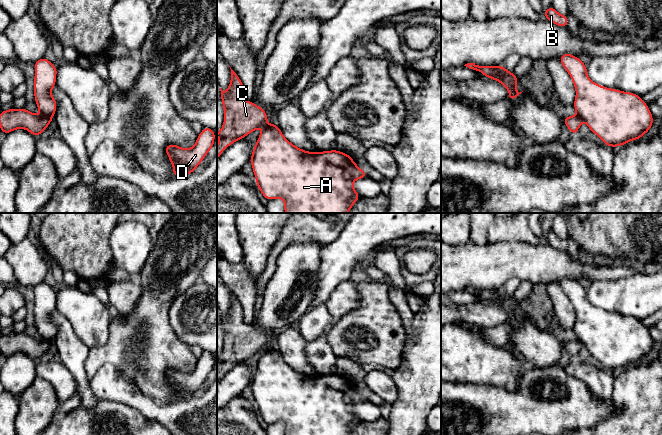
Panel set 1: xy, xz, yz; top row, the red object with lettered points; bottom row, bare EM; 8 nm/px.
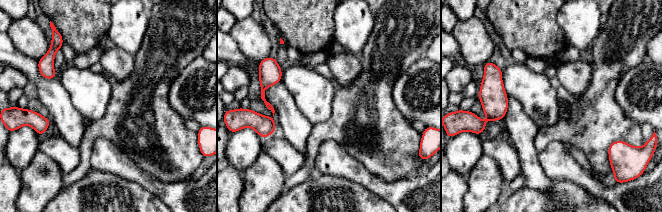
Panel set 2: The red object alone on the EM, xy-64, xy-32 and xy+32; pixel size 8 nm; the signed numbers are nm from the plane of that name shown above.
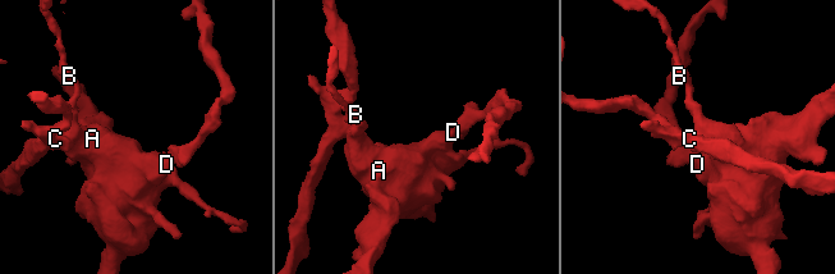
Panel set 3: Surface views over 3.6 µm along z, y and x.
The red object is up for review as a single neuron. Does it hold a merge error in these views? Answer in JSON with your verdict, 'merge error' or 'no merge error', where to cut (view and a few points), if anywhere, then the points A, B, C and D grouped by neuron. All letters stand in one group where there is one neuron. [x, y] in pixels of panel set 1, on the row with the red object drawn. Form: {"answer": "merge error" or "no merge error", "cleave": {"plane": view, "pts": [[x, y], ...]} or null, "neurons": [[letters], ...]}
{"answer": "merge error", "cleave": {"plane": "xy", "pts": [[41, 115], [50, 121]]}, "neurons": [["A", "B", "D"], ["C"]]}

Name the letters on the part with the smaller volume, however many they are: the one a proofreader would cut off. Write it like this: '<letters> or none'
C

